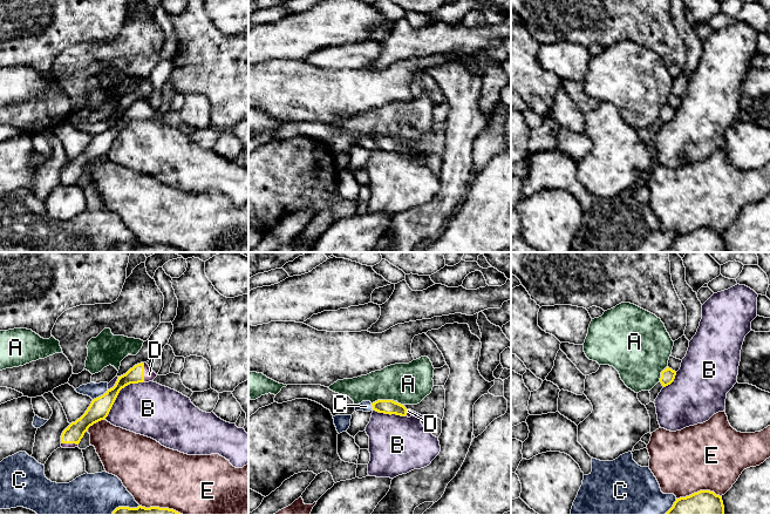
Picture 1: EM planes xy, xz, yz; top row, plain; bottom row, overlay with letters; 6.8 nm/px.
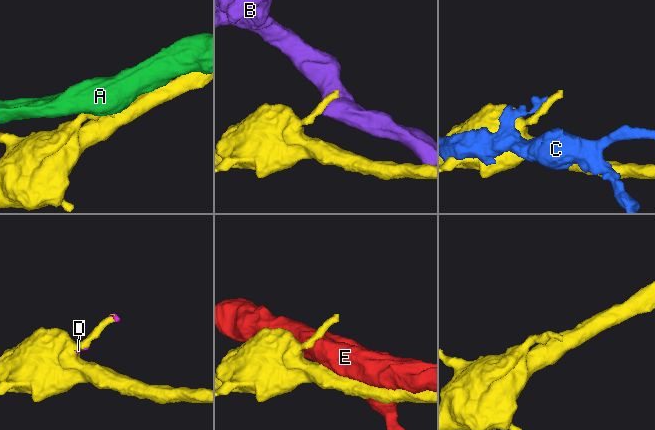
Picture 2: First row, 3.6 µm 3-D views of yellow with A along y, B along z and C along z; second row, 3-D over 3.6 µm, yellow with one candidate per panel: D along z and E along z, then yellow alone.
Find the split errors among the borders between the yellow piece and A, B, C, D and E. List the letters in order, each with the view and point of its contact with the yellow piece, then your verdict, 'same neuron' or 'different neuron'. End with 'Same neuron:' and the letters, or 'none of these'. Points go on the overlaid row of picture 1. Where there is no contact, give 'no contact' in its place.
A: meets yellow in xz at (381, 400); different neuron
B: meets yellow in xy at (118, 392); different neuron
C: meets yellow in xy at (101, 395); different neuron
D: meets yellow in xy at (143, 372); same neuron
E: meets yellow in yz at (700, 490); different neuron
Same neuron: D

